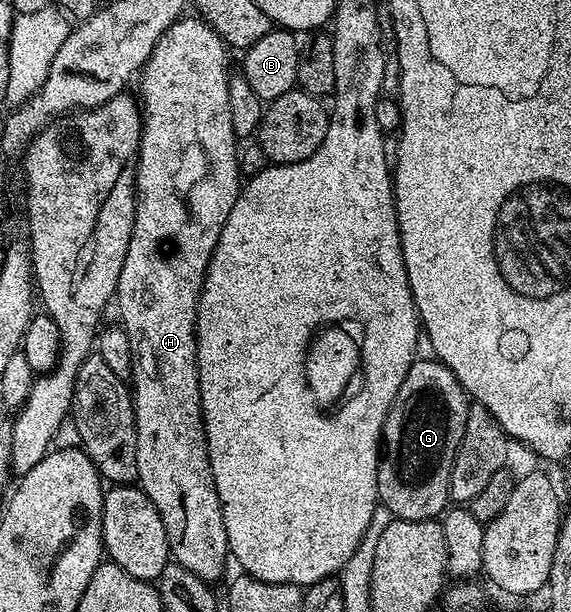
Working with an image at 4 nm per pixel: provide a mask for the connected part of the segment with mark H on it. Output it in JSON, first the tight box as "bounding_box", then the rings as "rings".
{"bounding_box":[115,16,243,583],"rings":[[[182,16],[159,39],[155,51],[151,51],[149,61],[139,74],[141,93],[141,146],[137,149],[137,206],[135,219],[131,227],[131,243],[127,247],[127,255],[123,263],[123,271],[119,275],[119,283],[115,294],[115,309],[119,316],[119,324],[127,331],[127,339],[131,339],[131,355],[133,356],[133,375],[131,378],[131,396],[135,411],[135,427],[137,428],[137,446],[135,447],[135,463],[137,464],[136,484],[155,503],[155,511],[159,511],[159,519],[163,519],[163,527],[167,531],[169,551],[172,560],[178,561],[187,571],[195,571],[199,579],[210,583],[225,573],[225,560],[230,560],[227,527],[223,527],[223,511],[219,503],[219,495],[215,491],[215,479],[211,471],[211,459],[205,442],[205,420],[201,410],[201,392],[199,391],[199,371],[197,370],[197,308],[203,291],[203,283],[207,275],[207,267],[215,247],[219,243],[219,235],[223,235],[223,227],[227,223],[227,215],[231,215],[231,207],[235,207],[238,195],[243,188],[243,176],[237,166],[237,145],[239,139],[231,127],[231,103],[227,99],[227,87],[231,76],[229,69],[230,50],[221,36],[211,28],[200,16]]]}

